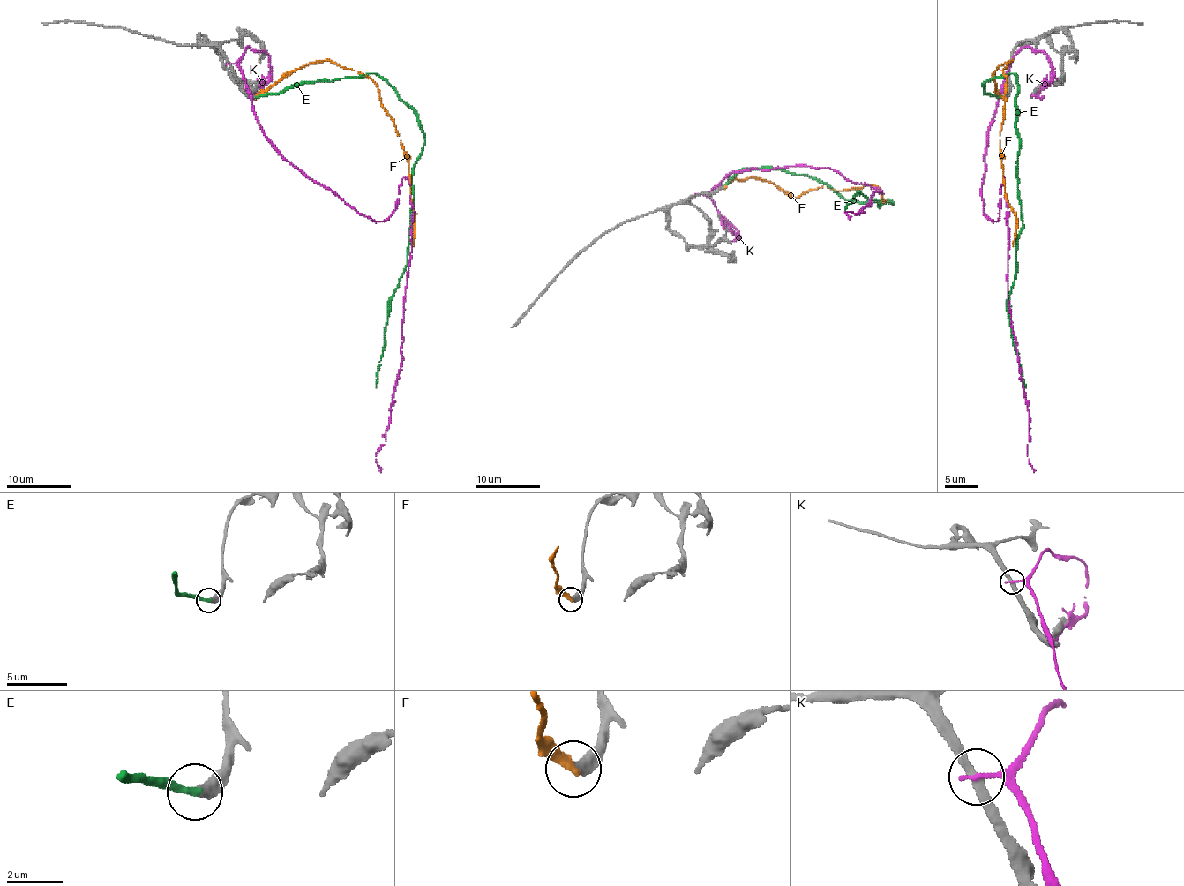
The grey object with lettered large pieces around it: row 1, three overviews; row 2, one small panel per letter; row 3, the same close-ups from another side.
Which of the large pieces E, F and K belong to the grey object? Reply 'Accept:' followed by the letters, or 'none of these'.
Accept: E

